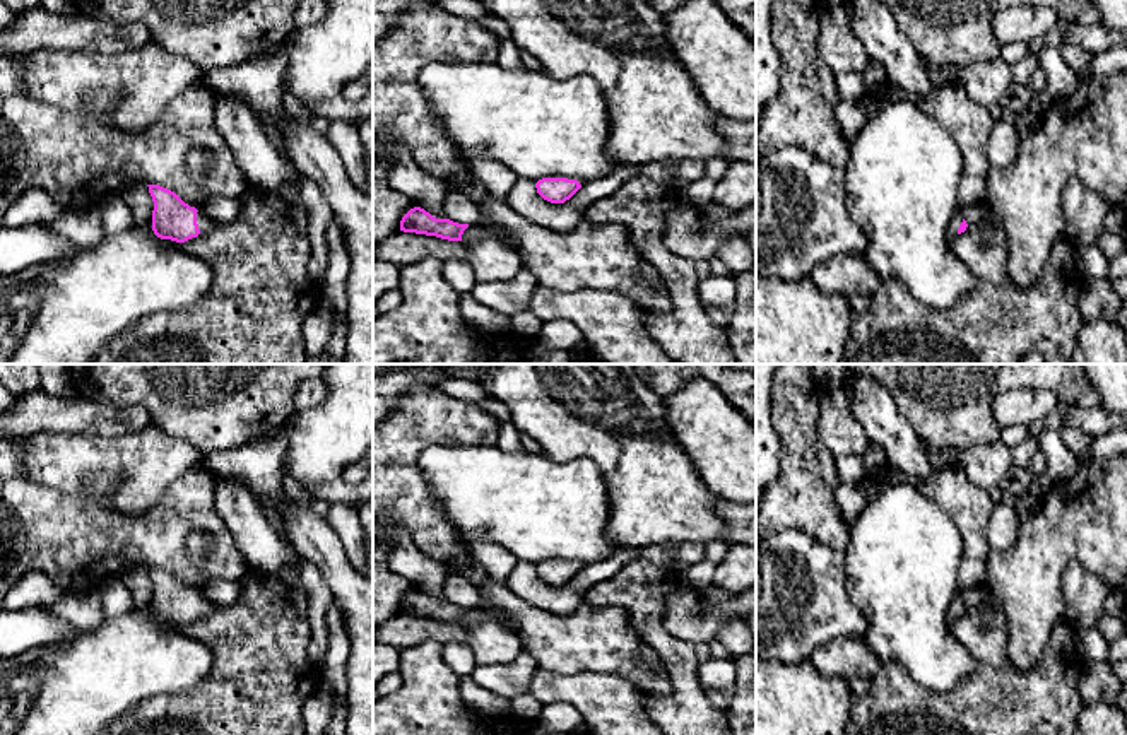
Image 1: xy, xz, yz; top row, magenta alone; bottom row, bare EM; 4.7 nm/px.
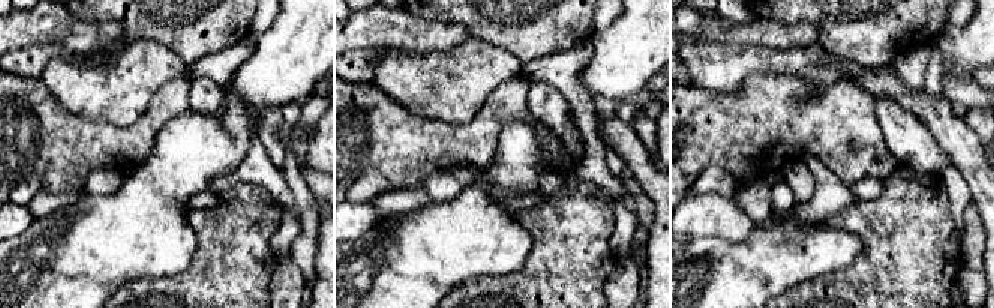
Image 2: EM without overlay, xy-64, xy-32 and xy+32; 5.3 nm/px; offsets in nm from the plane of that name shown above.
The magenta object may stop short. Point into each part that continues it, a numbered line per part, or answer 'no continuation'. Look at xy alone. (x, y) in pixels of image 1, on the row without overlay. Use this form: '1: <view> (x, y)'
1: xy (206, 607)

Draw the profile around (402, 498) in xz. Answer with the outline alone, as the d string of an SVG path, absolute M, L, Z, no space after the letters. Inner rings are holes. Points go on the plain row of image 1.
M428 383L410 388L393 412L373 424L373 641L378 627L400 615L402 600L416 590L390 567L397 528L407 528L417 549L436 561L458 561L470 554L419 468L419 453L431 444L496 446L498 432L499 420L479 403L457 400Z

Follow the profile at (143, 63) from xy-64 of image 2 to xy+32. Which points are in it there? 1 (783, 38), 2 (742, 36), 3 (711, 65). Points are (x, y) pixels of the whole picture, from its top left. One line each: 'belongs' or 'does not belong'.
1: does not belong
2: does not belong
3: belongs

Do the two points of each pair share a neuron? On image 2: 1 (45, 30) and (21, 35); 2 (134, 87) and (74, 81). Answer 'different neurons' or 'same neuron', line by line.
1: same neuron
2: same neuron

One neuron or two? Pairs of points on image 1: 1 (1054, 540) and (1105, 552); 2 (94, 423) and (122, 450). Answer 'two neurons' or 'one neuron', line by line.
1: one neuron
2: two neurons

